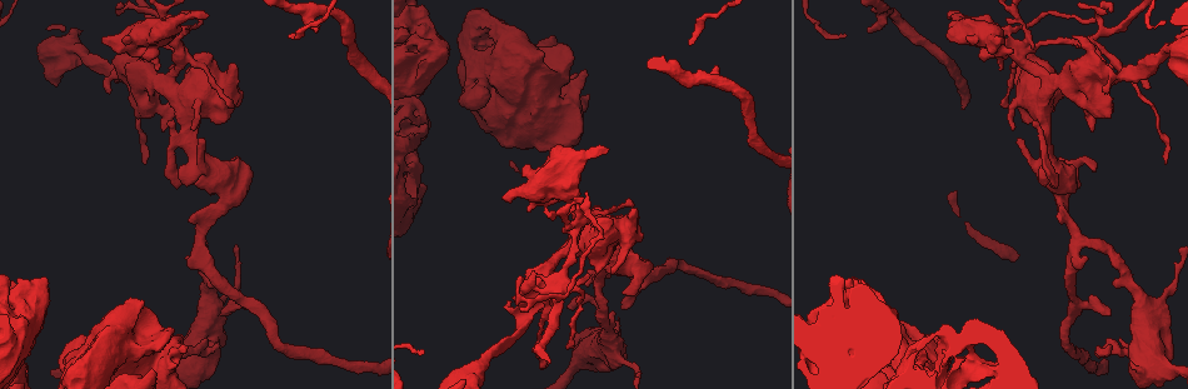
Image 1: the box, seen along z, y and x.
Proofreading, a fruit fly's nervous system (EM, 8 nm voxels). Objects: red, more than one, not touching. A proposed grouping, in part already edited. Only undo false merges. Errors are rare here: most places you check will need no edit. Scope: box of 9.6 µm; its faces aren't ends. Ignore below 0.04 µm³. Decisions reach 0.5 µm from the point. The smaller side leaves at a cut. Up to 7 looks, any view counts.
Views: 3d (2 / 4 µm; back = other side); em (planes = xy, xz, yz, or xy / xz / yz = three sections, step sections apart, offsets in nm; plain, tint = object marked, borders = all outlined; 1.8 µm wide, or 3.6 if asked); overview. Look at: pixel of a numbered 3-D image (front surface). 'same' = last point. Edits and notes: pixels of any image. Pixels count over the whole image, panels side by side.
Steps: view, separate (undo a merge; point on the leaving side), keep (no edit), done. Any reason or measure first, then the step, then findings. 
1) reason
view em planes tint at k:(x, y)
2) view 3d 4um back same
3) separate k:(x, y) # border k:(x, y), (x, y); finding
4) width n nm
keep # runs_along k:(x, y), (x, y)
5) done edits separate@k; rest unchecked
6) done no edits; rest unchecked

abrupt turn
view 3d 4um at 1:(531, 85)

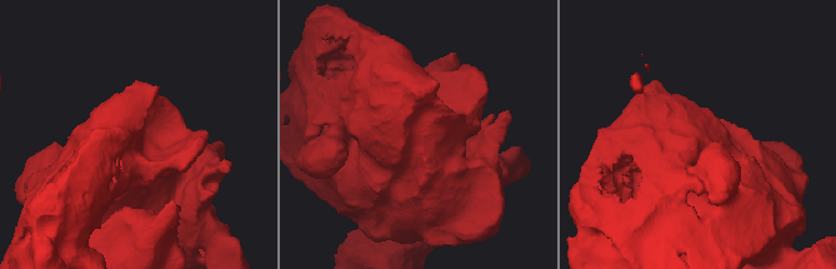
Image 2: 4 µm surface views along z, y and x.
view em 3.6um yz step 4 borders at 2:(420, 132)

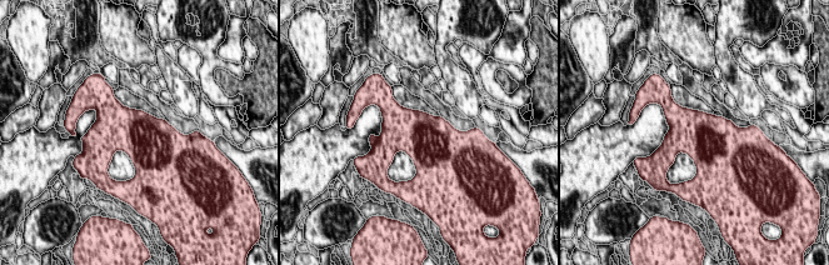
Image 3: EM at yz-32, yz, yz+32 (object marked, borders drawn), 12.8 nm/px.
view em 3.6um planes borders same

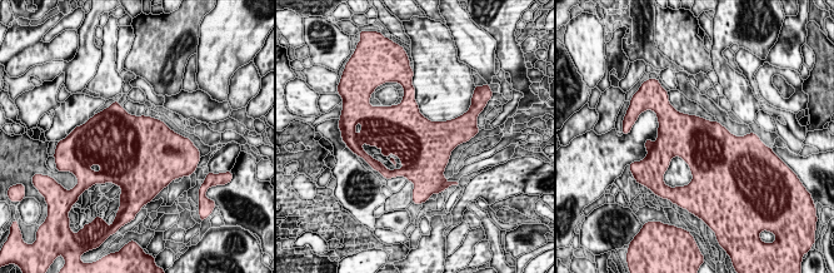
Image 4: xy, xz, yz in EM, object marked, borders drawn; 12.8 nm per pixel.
keep # one neuron here

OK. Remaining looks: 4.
touches itself
view 3d 2um back at 1:(940, 367)

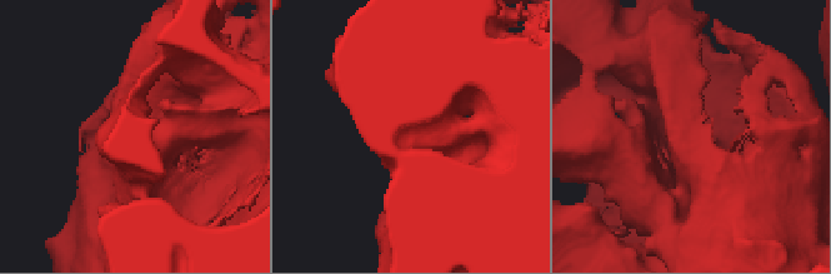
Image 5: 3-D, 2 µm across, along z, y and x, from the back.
need the tissue
view em planes borders at 5:(695, 132)

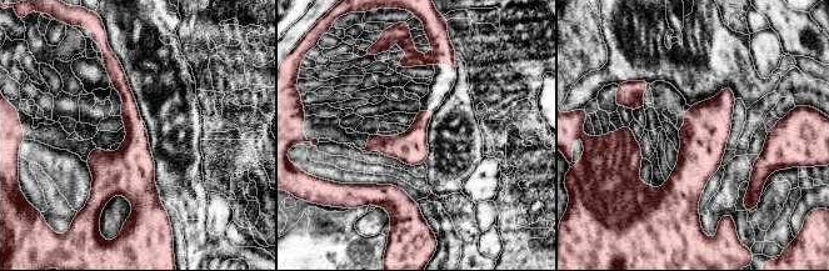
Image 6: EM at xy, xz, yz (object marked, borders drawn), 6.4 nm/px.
keep # runs_along 6:(114, 60), (135, 130), (143, 206); one neuron here

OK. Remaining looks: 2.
arms part here
view em xy step 16 tint at 1:(180, 60)

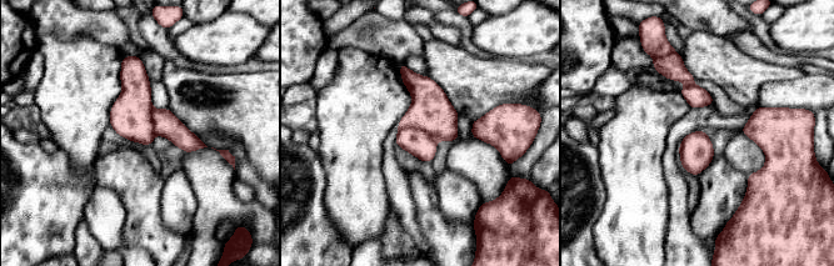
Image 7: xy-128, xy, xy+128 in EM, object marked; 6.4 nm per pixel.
view em planes tint same

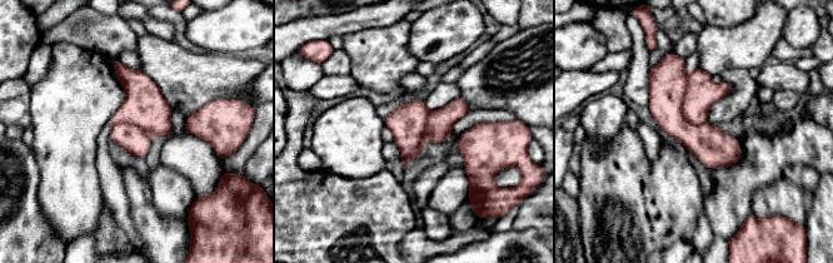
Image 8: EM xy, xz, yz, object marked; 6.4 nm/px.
width 280 nm
separate 8:(702, 92) # a second neuron is stuck on

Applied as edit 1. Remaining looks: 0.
done edits separate@8; rest unchecked

